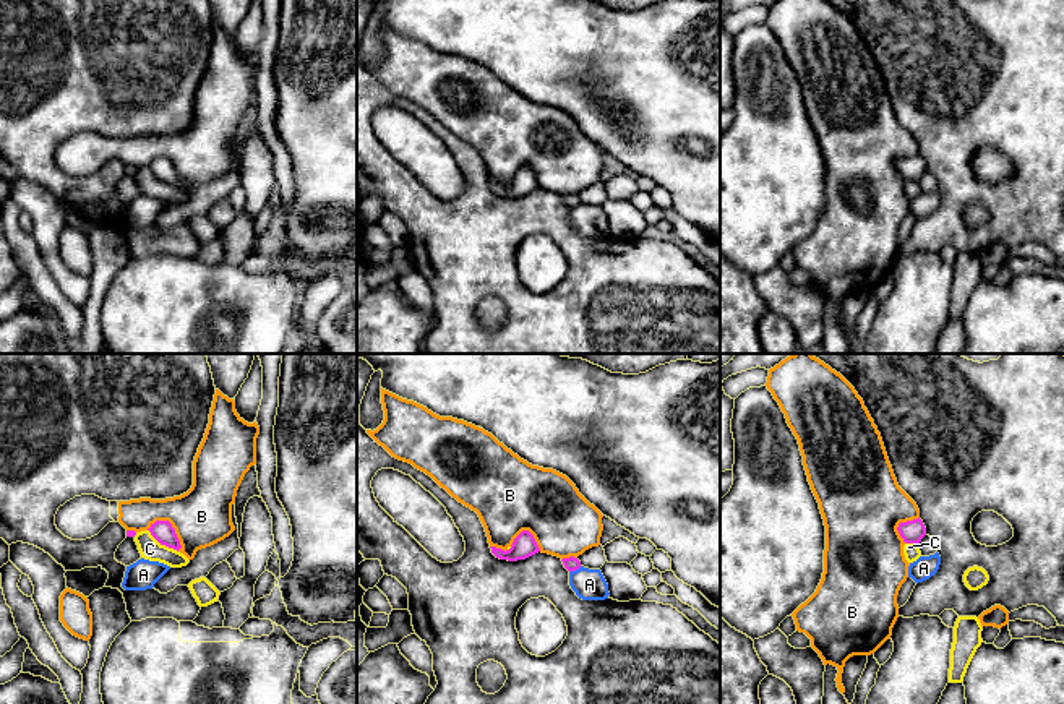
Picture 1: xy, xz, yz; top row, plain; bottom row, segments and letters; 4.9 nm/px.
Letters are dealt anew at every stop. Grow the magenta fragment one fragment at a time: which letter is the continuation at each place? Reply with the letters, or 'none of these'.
none of these

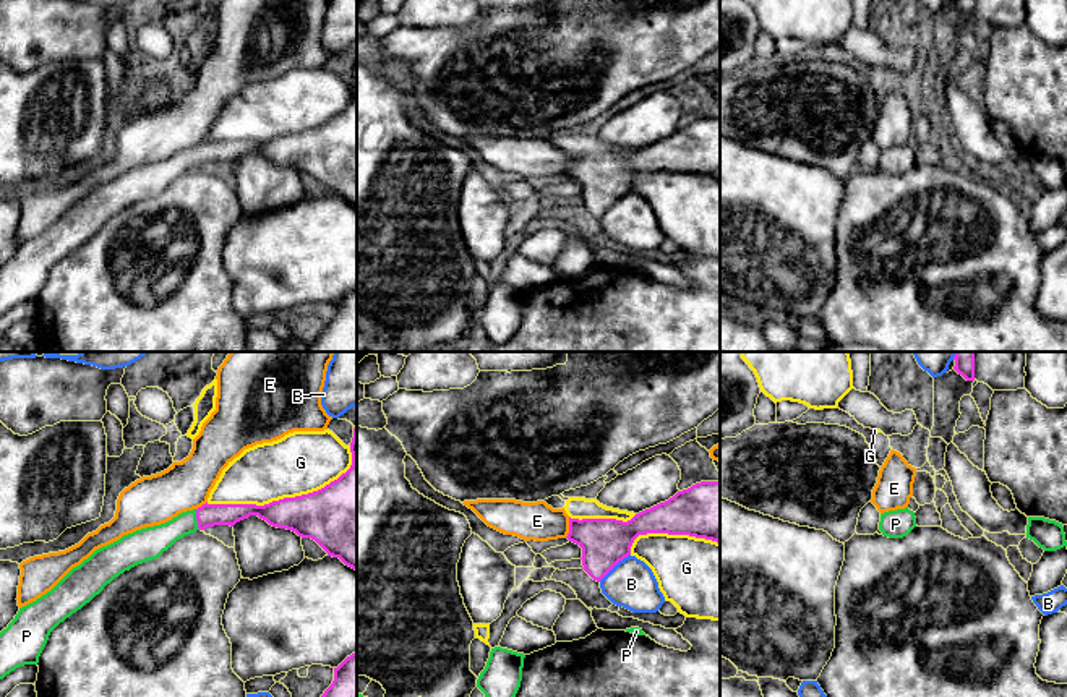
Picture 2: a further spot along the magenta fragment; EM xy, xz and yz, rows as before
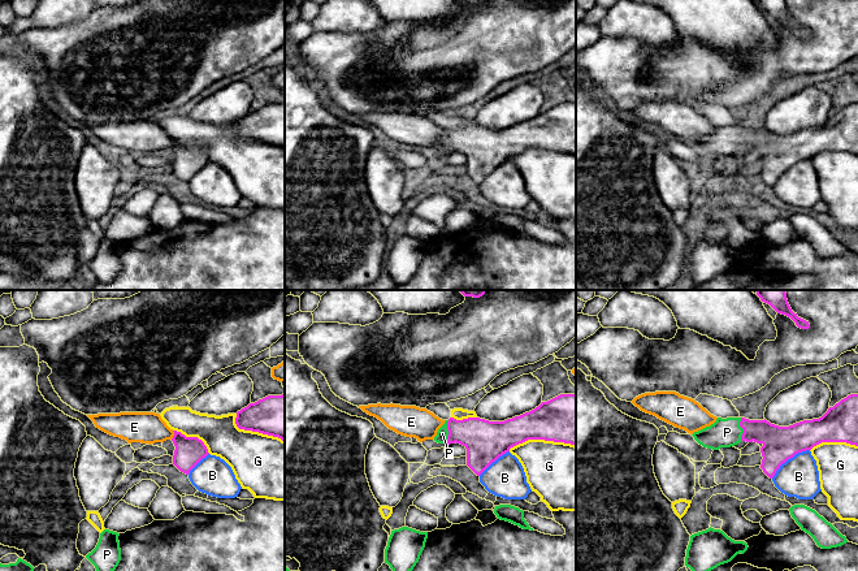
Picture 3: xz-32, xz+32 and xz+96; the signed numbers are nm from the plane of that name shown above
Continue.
P

